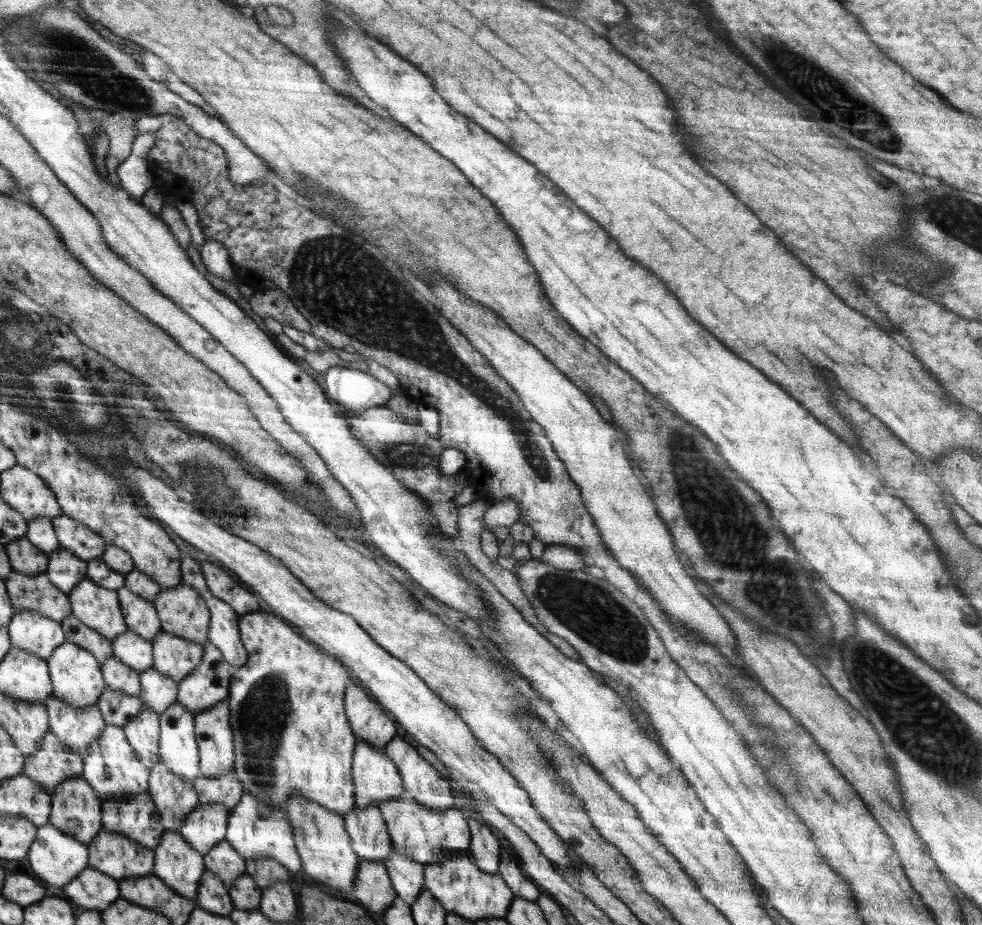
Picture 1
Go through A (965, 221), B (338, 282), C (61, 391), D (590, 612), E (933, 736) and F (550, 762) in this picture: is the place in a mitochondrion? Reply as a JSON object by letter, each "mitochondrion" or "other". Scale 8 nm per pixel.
{"A":"mitochondrion","B":"mitochondrion","C":"mitochondrion","D":"mitochondrion","E":"mitochondrion","F":"other"}

